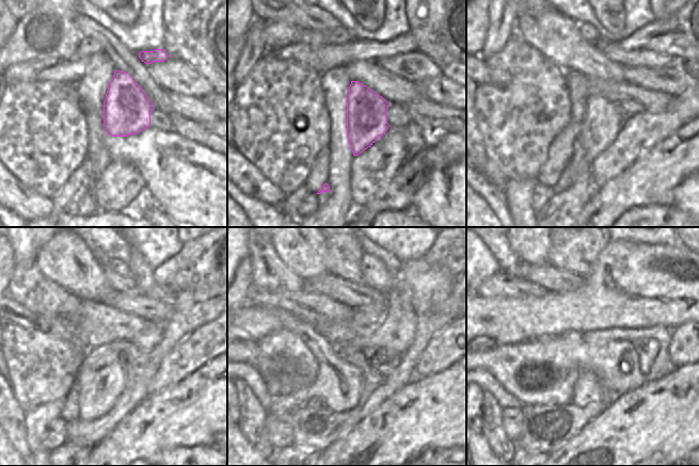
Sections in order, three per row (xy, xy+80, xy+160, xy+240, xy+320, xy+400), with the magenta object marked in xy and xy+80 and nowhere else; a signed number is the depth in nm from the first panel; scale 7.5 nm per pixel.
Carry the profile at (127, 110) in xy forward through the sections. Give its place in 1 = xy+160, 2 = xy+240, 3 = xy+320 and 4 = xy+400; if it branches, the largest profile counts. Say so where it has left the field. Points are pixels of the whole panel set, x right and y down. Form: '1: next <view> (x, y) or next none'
1: next xy+160 (603, 119)
2: next xy+240 (97, 391)
3: next xy+320 (337, 385)
4: next xy+400 (587, 389)

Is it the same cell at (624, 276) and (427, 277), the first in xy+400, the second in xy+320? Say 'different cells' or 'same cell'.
same cell

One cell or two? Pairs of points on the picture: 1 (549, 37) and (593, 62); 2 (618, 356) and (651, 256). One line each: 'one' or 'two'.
1: one
2: two

